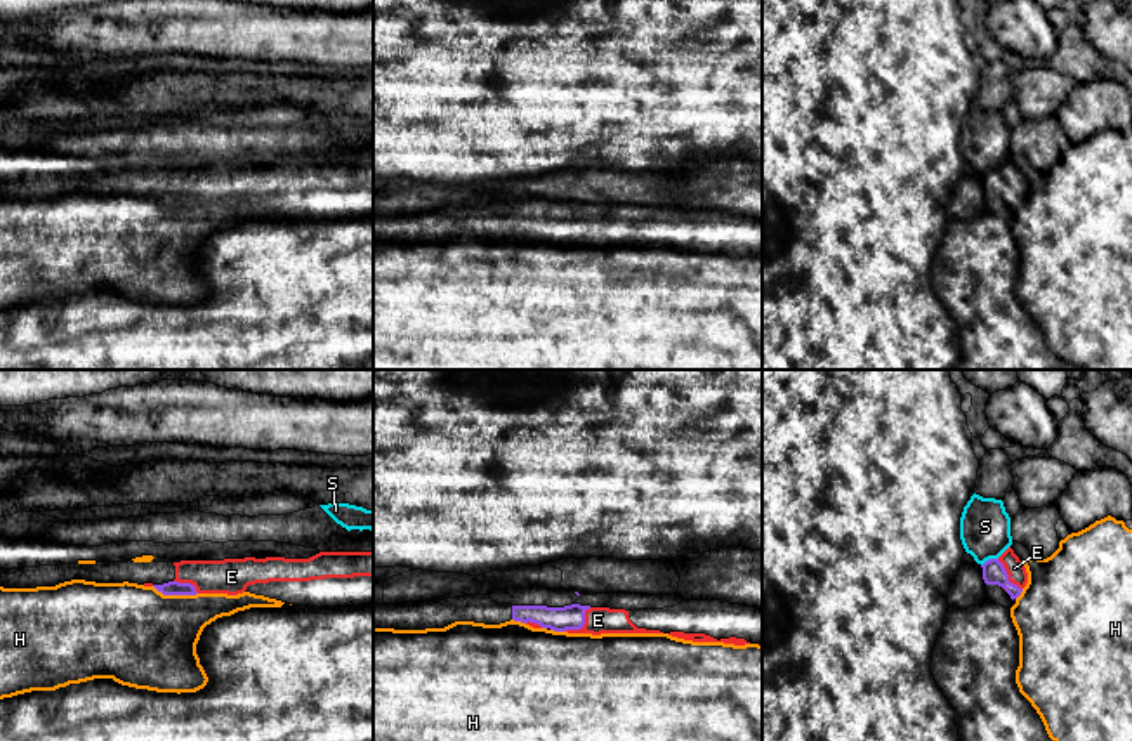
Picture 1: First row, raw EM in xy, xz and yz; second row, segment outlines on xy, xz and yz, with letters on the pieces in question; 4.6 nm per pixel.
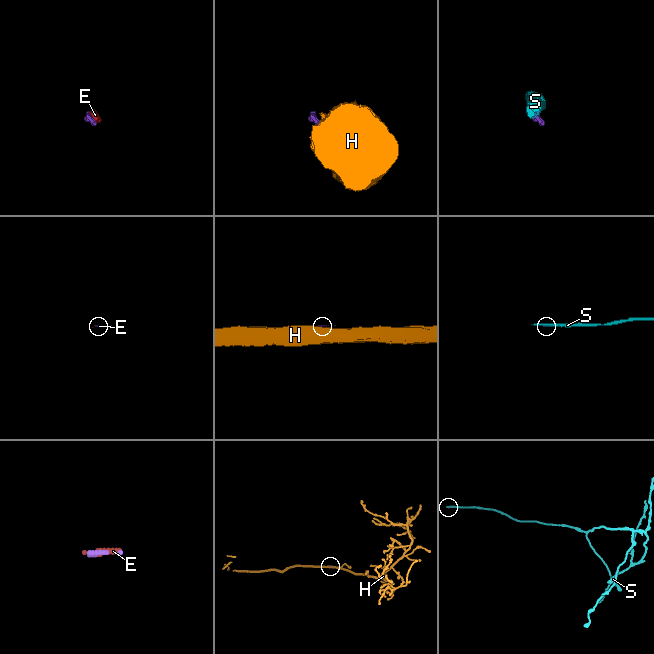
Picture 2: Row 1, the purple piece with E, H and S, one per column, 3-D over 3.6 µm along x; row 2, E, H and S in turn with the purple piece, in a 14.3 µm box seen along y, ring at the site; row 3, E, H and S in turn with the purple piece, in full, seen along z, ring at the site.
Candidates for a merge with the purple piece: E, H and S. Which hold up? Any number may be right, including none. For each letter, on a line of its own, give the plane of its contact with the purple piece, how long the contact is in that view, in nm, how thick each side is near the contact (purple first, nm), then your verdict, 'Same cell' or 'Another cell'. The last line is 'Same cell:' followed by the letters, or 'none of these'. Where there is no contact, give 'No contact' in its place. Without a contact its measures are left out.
E: Touches purple in xz. Shared border 170 nm. Thickness 110 nm (purple) against 130 nm. Same cell
H: Touches purple in xy. Shared border 220 nm. Thickness 60 nm (purple) against 440 nm. Another cell
S: Touches purple in yz. Shared border 90 nm. Thickness 110 nm (purple) against 240 nm. Another cell
Same cell: E

